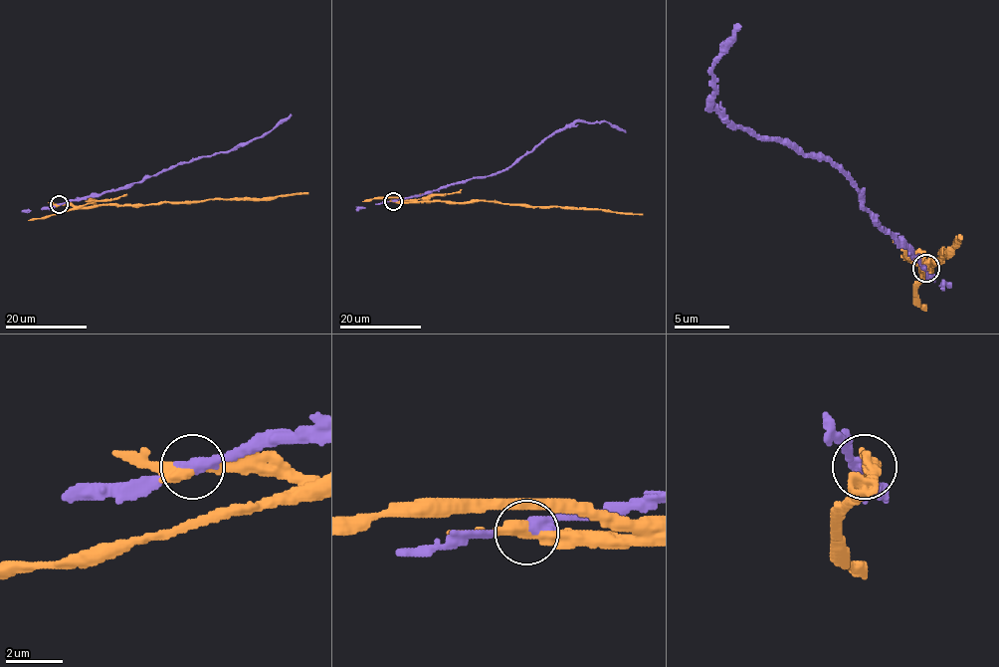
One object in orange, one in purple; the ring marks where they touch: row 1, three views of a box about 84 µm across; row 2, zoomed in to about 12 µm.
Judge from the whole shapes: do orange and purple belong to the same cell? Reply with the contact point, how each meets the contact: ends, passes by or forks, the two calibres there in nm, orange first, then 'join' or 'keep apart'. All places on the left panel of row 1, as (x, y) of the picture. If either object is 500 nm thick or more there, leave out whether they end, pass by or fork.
at (59, 204); orange passes by; purple passes by; 400 nm thick on the orange side, 300 nm on the other; keep apart

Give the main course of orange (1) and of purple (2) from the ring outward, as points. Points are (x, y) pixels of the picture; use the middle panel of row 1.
1: (393, 201), (495, 201), (642, 214)
2: (393, 201), (505, 169), (547, 137), (577, 121), (606, 121), (626, 132)

